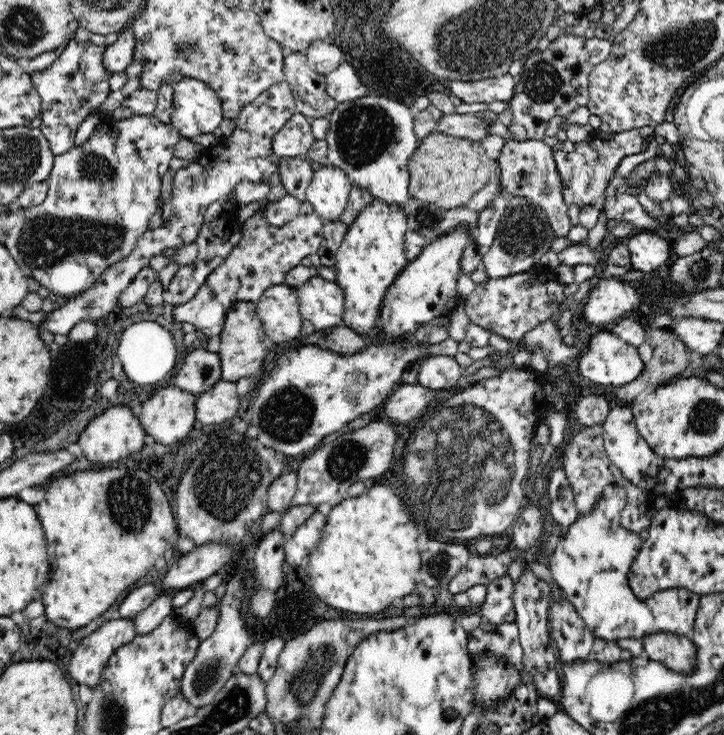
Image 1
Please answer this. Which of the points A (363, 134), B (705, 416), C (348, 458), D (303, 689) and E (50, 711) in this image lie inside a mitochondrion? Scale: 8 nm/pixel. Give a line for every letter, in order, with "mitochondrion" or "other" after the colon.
A: mitochondrion
B: mitochondrion
C: mitochondrion
D: mitochondrion
E: other

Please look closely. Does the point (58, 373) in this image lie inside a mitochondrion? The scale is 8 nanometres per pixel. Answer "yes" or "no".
no

